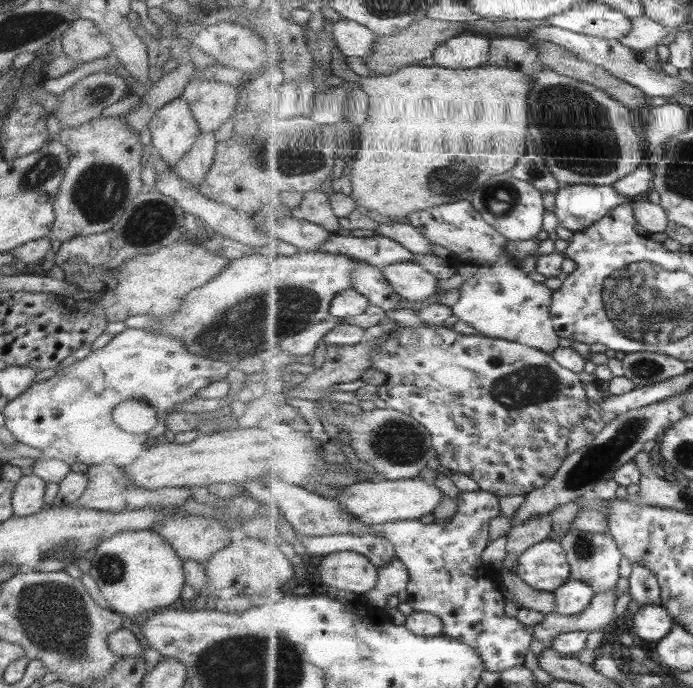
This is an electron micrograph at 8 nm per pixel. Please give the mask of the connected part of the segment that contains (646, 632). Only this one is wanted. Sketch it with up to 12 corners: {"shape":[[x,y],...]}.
{"shape":[[661,604],[633,613],[641,640],[660,641],[675,625]]}

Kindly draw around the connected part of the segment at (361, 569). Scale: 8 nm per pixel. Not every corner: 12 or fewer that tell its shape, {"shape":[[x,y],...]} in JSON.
{"shape":[[341,551],[317,568],[325,586],[358,597],[377,586],[368,556]]}

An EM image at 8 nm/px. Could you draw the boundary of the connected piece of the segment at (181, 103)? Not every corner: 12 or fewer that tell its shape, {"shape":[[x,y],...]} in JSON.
{"shape":[[181,97],[150,116],[150,145],[171,168],[200,134]]}

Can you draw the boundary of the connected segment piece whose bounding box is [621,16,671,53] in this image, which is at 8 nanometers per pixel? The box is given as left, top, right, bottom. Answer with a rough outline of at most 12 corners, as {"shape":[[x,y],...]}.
{"shape":[[644,16],[631,18],[621,43],[638,53],[661,44],[671,31]]}

